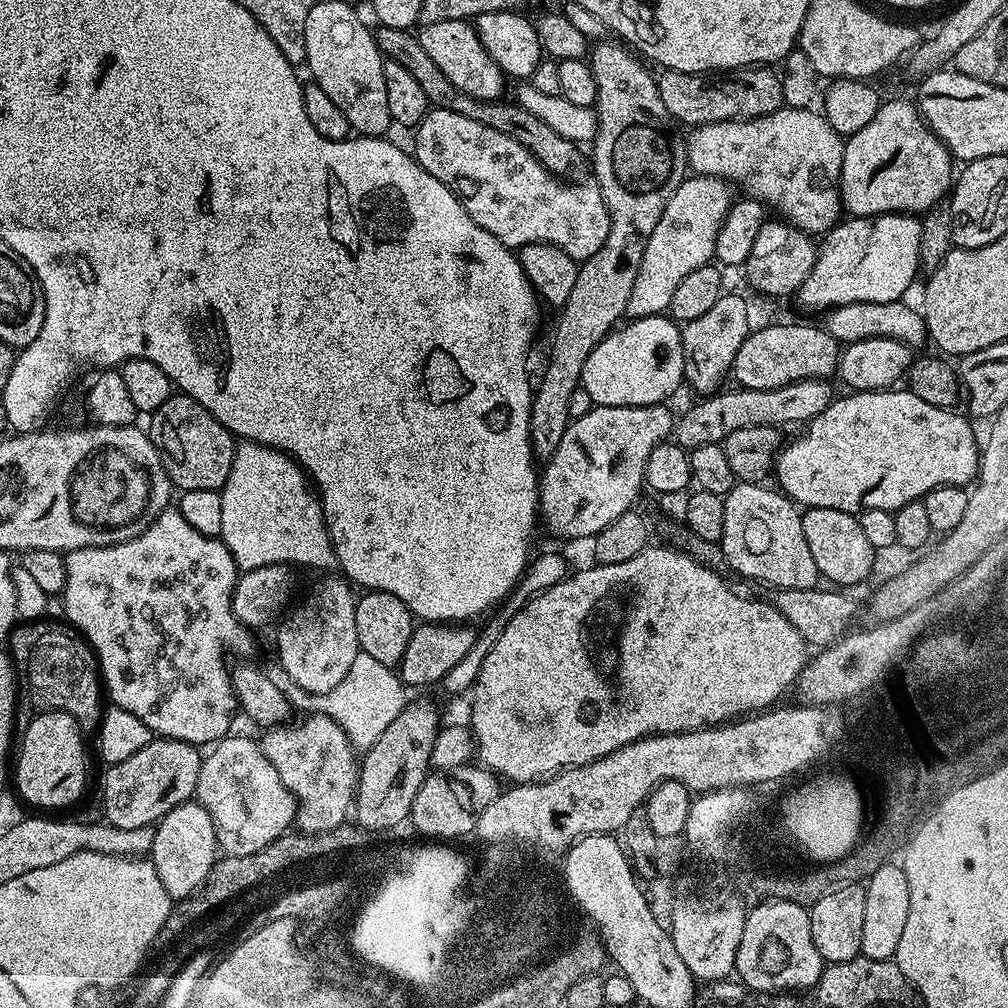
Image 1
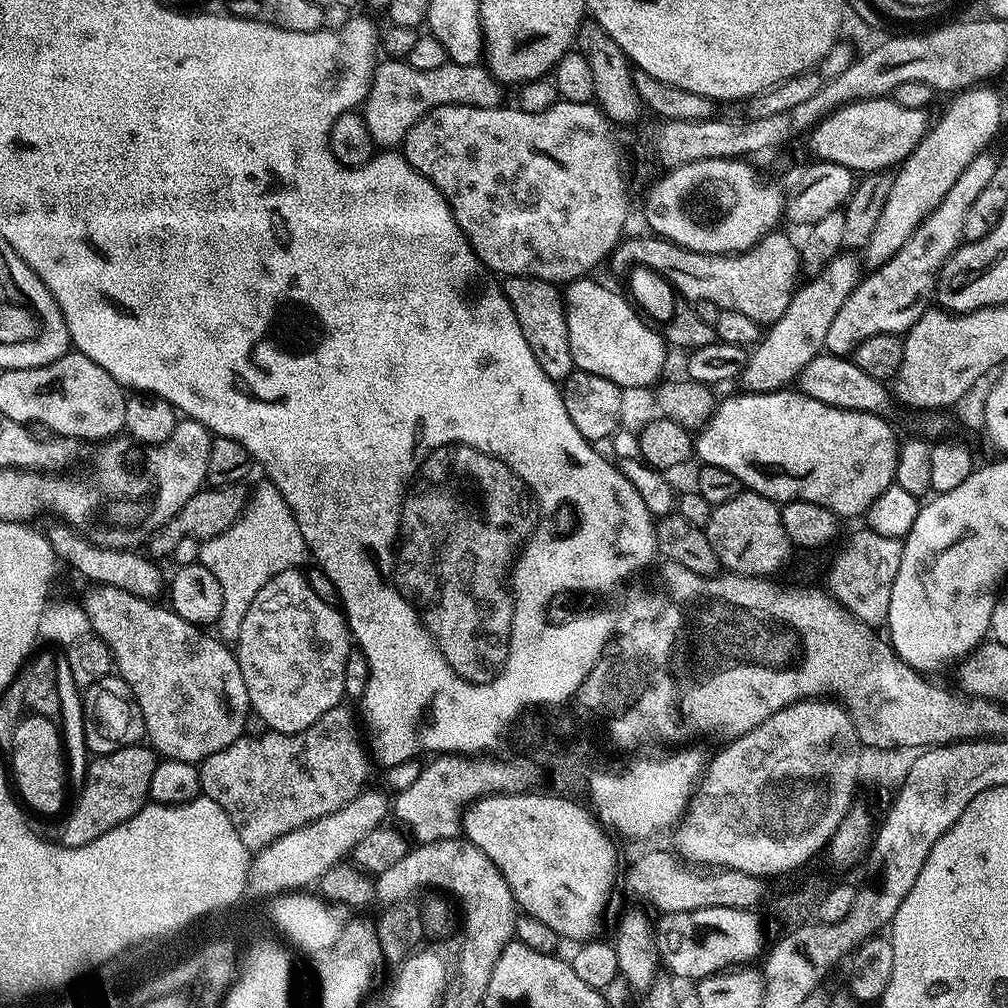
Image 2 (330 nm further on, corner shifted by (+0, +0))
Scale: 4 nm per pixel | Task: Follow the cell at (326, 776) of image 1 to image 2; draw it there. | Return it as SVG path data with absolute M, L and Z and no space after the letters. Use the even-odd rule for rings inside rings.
M339 706L327 710L326 714L322 714L314 724L300 733L268 731L262 737L242 735L232 745L199 763L200 790L222 806L242 844L250 852L257 852L282 834L333 813L358 796L368 776L367 759L369 757L361 737L360 740L358 738L351 710Z

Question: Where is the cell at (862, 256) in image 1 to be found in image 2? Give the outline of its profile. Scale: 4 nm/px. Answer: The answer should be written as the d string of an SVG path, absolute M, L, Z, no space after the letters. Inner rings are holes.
M990 86L965 88L955 93L944 108L940 117L935 117L918 146L899 165L895 173L889 198L882 209L882 214L875 223L874 232L866 247L866 264L869 269L881 268L902 246L906 238L918 230L920 223L946 198L950 186L958 182L962 170L978 158L978 154L989 147L1000 128L1000 119L1004 116L1004 104L1000 96Z

